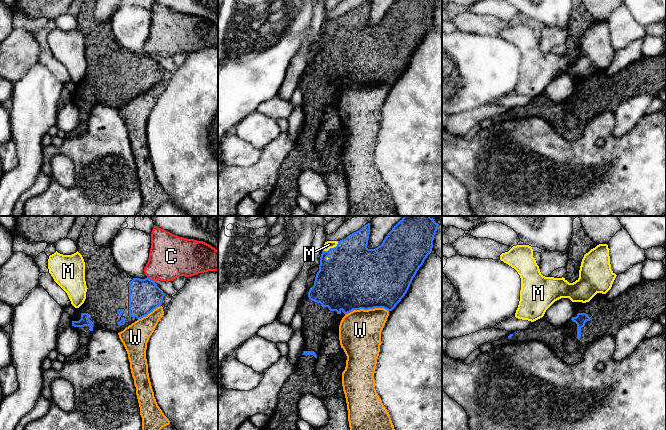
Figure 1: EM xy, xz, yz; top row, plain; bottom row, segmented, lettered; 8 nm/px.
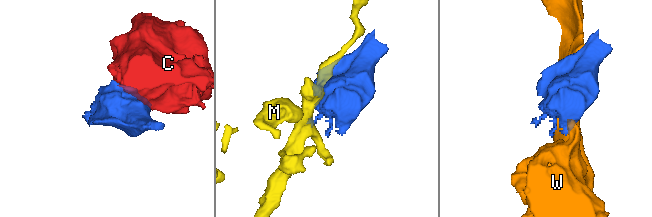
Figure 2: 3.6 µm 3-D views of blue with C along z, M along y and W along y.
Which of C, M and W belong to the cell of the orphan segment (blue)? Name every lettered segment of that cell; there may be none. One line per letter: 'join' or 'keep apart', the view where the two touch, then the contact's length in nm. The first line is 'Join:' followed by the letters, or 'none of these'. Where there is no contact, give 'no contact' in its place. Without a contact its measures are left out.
Join: none of these
C: keep apart; meets blue in xy; contact 70 nm long
M: keep apart; meets blue in xz; contact 150 nm long
W: keep apart; meets blue in xz; contact 360 nm long

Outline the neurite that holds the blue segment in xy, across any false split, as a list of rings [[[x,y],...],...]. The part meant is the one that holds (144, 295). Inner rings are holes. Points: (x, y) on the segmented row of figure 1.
[[[88,217],[79,238],[76,241],[78,252],[85,262],[85,281],[87,286],[86,299],[77,308],[72,326],[80,336],[80,346],[87,346],[92,332],[103,328],[117,333],[126,327],[147,316],[154,309],[162,305],[166,295],[155,283],[145,278],[133,278],[121,270],[114,261],[110,246],[97,246],[93,239],[93,233],[97,222]]]

